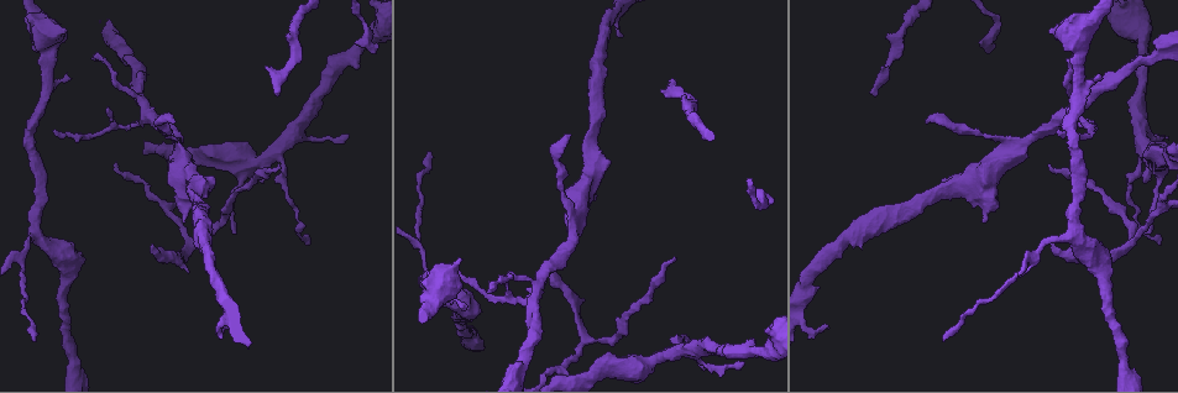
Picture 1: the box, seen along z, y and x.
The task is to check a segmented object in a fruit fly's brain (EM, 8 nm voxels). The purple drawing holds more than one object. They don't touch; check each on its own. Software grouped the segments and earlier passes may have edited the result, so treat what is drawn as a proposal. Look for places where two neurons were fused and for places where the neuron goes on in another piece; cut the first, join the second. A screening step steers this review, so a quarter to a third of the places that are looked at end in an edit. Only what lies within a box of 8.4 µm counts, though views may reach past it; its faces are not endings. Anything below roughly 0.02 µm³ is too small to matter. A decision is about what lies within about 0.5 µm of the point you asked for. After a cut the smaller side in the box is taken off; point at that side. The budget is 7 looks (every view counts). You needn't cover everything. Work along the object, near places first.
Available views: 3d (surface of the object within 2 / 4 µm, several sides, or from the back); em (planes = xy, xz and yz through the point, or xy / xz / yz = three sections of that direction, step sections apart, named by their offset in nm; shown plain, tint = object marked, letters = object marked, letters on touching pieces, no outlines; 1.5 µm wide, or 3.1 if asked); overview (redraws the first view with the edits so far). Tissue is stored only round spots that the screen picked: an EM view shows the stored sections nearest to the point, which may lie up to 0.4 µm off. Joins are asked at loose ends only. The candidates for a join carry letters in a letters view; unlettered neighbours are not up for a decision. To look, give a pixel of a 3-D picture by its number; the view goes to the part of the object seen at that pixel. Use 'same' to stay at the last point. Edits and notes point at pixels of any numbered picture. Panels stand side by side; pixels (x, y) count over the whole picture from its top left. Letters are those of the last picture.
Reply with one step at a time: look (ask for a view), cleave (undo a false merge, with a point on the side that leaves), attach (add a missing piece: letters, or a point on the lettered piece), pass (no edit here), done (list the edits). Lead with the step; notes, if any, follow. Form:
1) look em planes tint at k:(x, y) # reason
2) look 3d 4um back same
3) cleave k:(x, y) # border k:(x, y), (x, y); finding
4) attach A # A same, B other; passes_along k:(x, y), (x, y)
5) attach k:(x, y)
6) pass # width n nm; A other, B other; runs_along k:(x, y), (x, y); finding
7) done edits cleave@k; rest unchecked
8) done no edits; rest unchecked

look em planes letters at 1:(873, 94) # free end

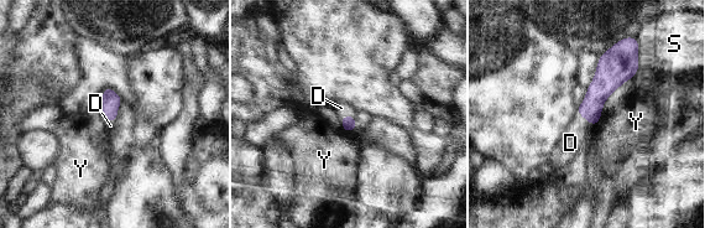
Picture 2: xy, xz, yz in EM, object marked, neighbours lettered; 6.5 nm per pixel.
attach D # longest_contact D 140 nm; D same, S other, Y other; it goes on there

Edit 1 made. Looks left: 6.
look overview

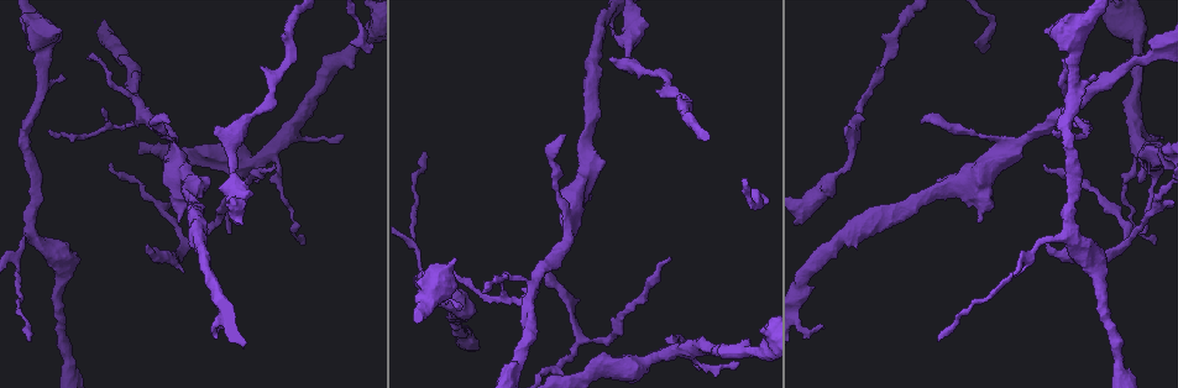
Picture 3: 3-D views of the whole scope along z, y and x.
look 3d 2um at 3:(100, 111) # thin end

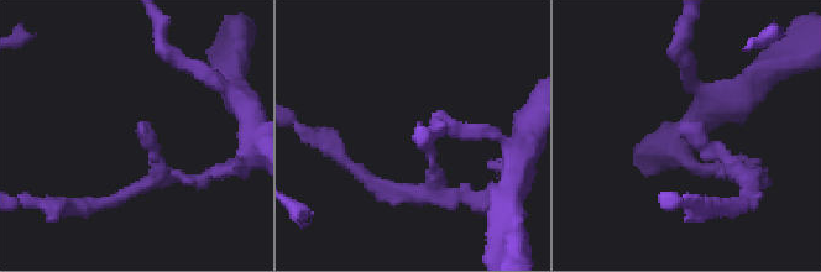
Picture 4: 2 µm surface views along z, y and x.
look em yz step 4 tint at 4:(142, 126) # now the EM

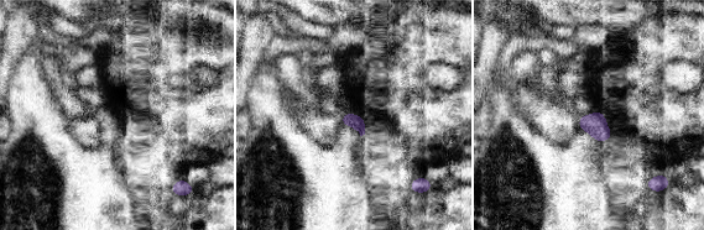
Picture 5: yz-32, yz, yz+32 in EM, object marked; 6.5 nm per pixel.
look em planes letters same # another direction

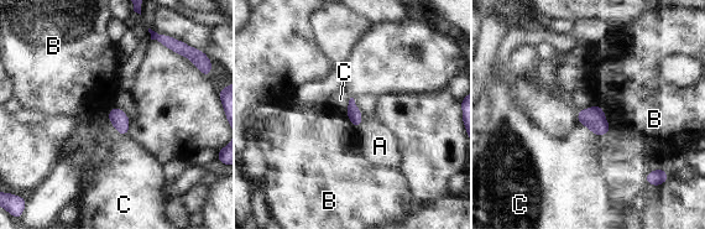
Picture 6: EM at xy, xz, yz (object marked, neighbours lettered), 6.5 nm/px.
pass # A other, B other, C other; border 6:(106, 118), (120, 134), (128, 135); no lettered piece goes on from it

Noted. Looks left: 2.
look em planes plain at 3:(145, 247) # free end

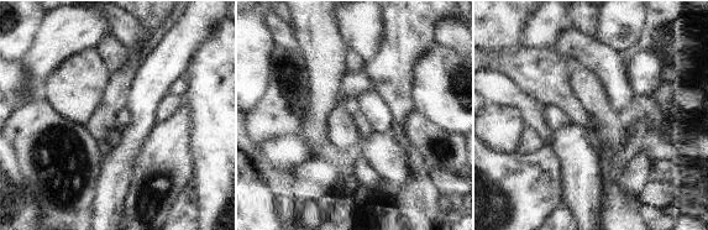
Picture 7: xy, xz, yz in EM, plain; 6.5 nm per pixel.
look em planes letters same # what lies round it

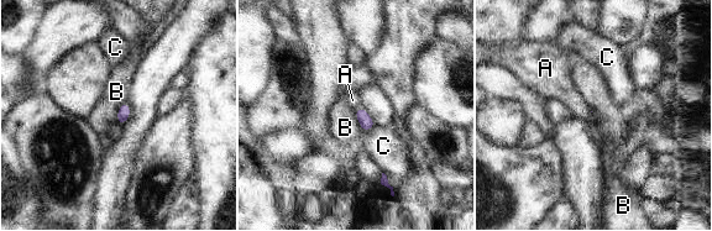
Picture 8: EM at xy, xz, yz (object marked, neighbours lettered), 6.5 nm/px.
attach A # A same, B other, C other; passes_along 8:(366, 122), (357, 109), (352, 100); the neuron continues

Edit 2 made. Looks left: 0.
done edits attach@2, attach@8; rest unchecked

